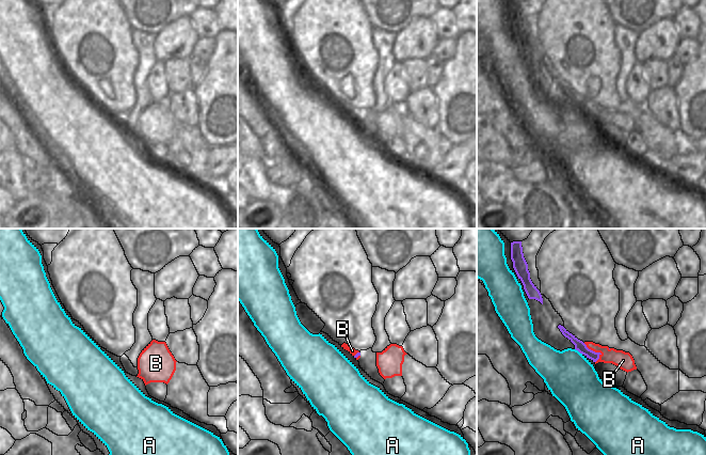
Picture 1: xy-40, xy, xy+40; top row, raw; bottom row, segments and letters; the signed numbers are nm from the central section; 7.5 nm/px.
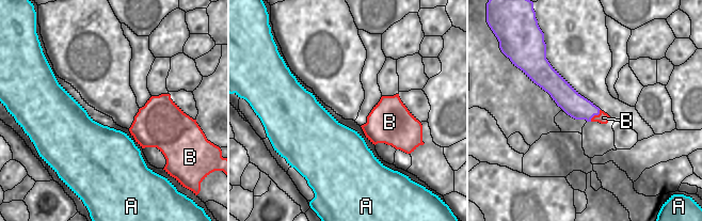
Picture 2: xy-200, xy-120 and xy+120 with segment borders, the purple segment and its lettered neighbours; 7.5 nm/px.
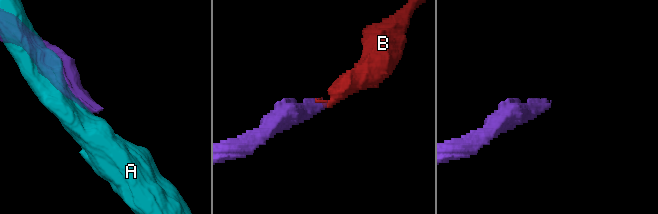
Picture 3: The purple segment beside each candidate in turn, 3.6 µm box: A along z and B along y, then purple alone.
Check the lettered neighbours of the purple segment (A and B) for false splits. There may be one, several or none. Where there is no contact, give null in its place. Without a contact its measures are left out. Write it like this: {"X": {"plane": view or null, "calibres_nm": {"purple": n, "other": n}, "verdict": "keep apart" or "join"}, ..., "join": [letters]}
{"A": {"plane": "xy+40", "calibres_nm": {"purple": 80, "other": 380}, "verdict": "keep apart"}, "B": {"plane": "xy+40", "calibres_nm": {"purple": 80, "other": 130}, "verdict": "join"}, "join": ["B"]}

